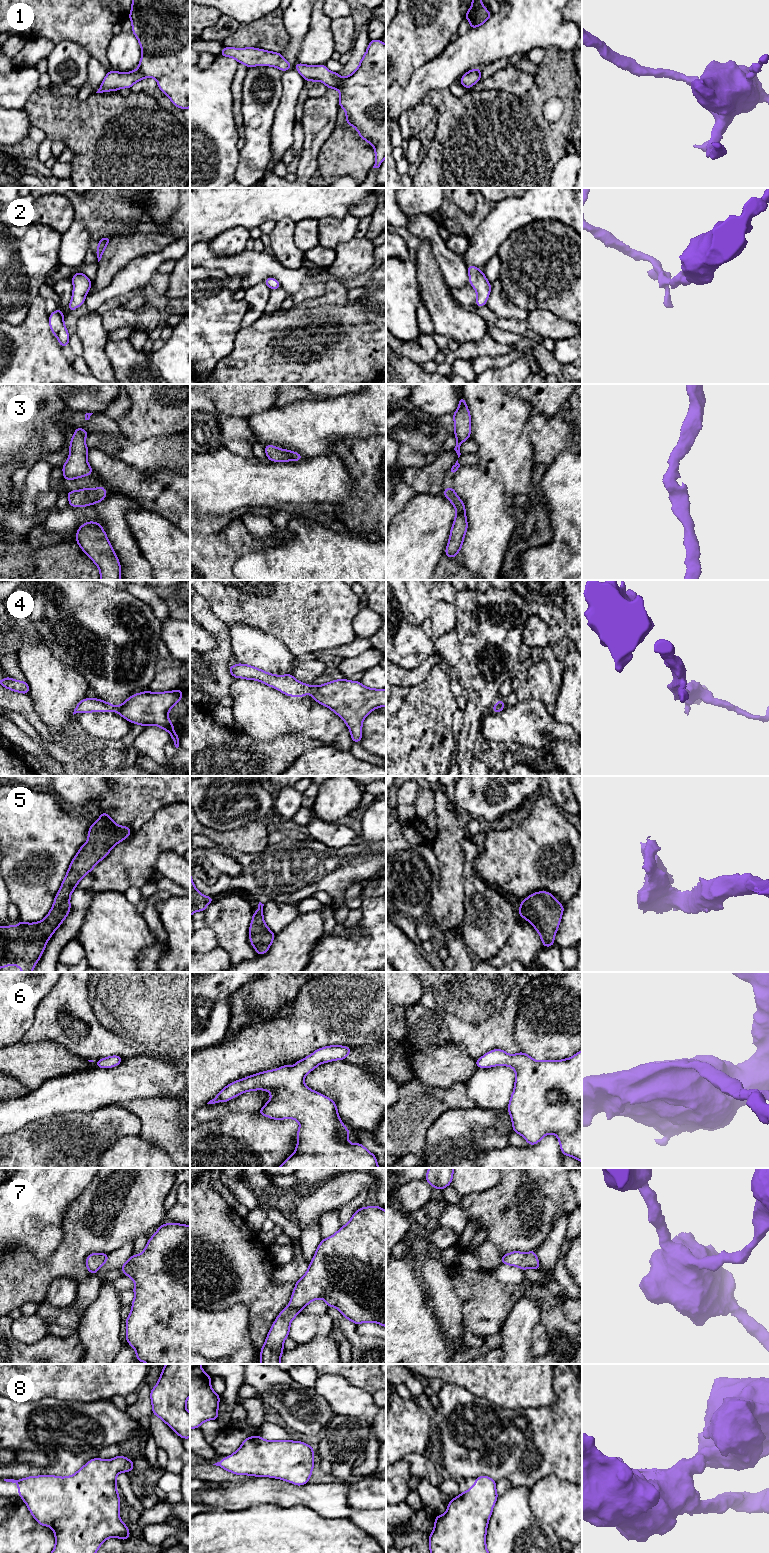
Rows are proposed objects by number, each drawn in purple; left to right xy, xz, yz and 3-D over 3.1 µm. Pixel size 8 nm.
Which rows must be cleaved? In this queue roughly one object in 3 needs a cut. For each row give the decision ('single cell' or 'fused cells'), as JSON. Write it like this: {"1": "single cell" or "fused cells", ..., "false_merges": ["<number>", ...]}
{"1": "single cell", "2": "single cell", "3": "single cell", "4": "single cell", "5": "single cell", "6": "single cell", "7": "single cell", "8": "fused cells", "false_merges": ["8"]}

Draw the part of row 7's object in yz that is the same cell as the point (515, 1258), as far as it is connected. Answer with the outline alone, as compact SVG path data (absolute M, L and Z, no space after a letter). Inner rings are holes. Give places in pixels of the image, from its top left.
M535 1250L527 1253L513 1251L501 1256L502 1264L520 1267L523 1271L528 1268L539 1270L540 1263L536 1257Z

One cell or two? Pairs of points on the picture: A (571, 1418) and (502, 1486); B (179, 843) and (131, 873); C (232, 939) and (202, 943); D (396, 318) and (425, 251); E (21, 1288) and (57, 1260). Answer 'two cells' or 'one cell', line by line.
A: two cells
B: one cell
C: two cells
D: two cells
E: one cell

